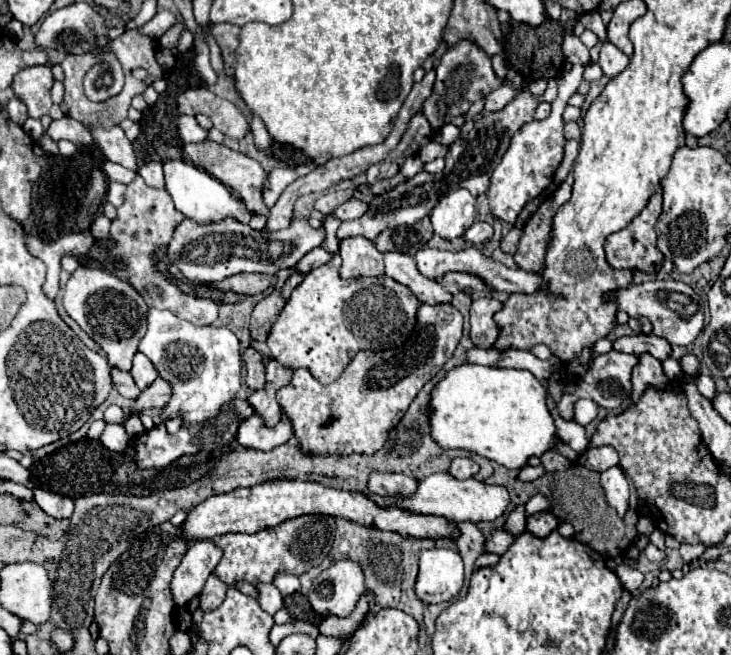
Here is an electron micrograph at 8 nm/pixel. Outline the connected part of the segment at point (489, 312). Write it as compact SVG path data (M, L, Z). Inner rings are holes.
M492 297L476 299L470 307L470 339L478 349L488 349L498 339L498 325L494 325L494 313L502 309L502 303Z

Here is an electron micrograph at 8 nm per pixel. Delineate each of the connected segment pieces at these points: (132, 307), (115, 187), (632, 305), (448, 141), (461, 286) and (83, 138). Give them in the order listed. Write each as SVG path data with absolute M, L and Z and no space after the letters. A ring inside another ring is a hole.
M78 267L66 283L64 309L102 347L112 367L126 369L126 371L130 369L132 357L138 351L138 343L146 333L148 305L128 281L118 279L110 271Z
M110 181L108 183L108 193L106 193L106 199L110 205L114 205L116 209L124 203L124 193L126 193L126 185L124 183L116 183L116 181Z
M650 281L640 285L630 285L622 293L614 293L618 309L626 311L630 317L648 317L654 325L654 335L666 337L672 345L690 345L704 327L704 313L698 307L698 297L694 289L682 281Z
M444 125L436 135L434 135L436 141L444 143L444 145L452 145L456 139L458 139L458 127L456 125Z
M446 273L444 277L438 279L438 285L442 285L448 293L472 293L472 291L488 291L486 285L482 285L482 281L478 281L478 277L470 277L468 273Z
M62 117L58 121L52 121L50 127L46 129L46 133L52 139L67 139L71 140L79 148L90 148L94 145L94 139L90 135L90 131L76 119L72 117Z

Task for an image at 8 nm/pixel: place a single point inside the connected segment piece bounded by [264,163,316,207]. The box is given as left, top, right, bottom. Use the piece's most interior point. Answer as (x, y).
(281, 177)

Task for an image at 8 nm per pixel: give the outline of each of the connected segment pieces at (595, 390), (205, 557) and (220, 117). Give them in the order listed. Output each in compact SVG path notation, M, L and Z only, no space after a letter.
M610 351L610 353L598 355L594 359L594 363L588 367L588 371L584 373L584 377L578 379L576 391L572 393L572 397L568 397L566 393L562 395L562 399L558 403L558 415L564 421L570 421L572 419L572 409L574 409L574 403L576 403L578 397L592 399L596 405L600 405L604 409L616 409L616 407L620 407L622 401L626 401L630 397L630 373L632 373L632 367L636 363L638 363L638 357L628 355L628 353L620 353L620 351Z
M194 541L190 543L186 555L182 557L170 581L172 599L180 607L202 591L206 577L210 577L210 573L222 559L222 551L216 547L214 541Z
M188 89L178 97L178 111L184 115L206 115L214 127L226 137L242 139L248 131L246 117L230 101L214 95L208 89Z

